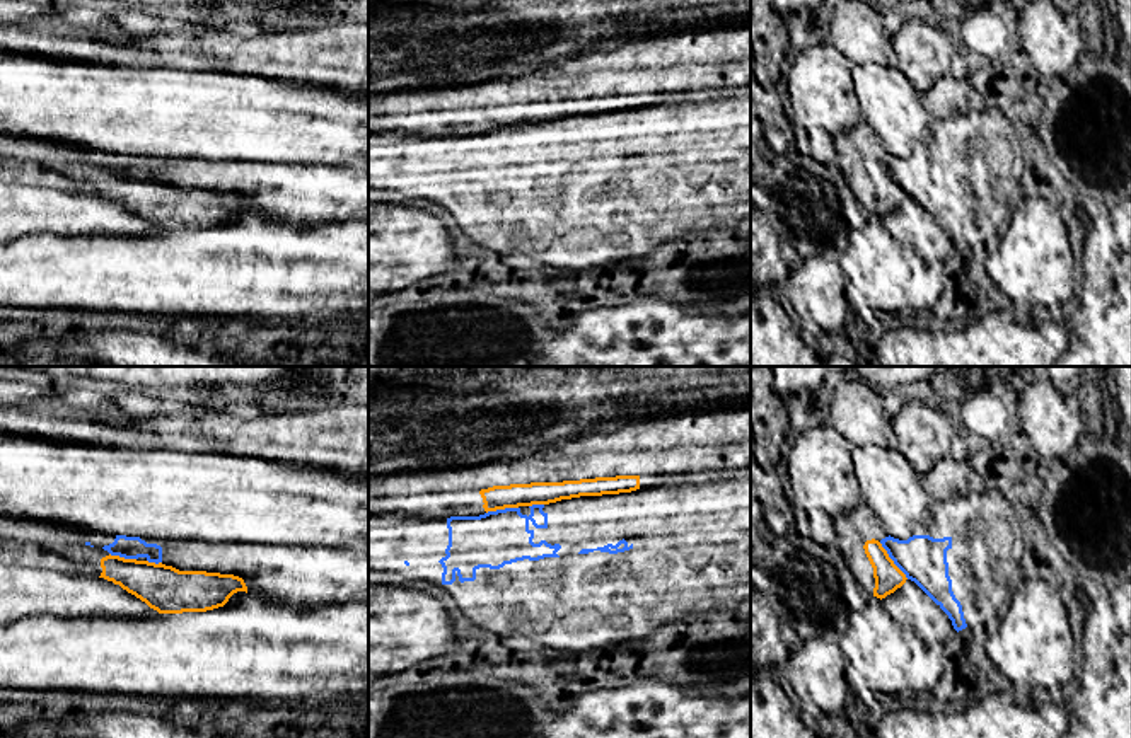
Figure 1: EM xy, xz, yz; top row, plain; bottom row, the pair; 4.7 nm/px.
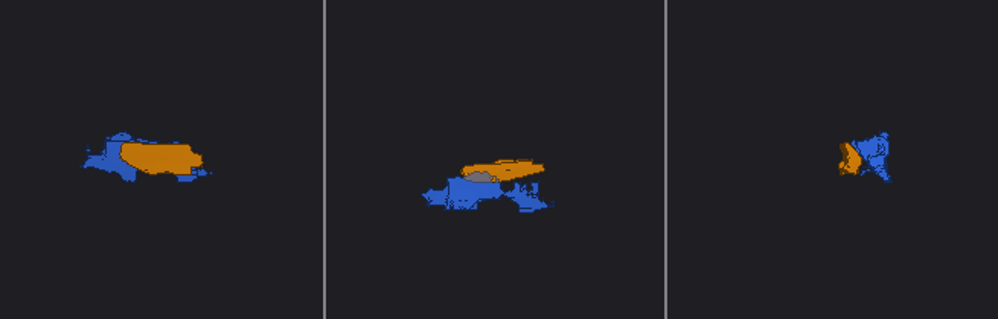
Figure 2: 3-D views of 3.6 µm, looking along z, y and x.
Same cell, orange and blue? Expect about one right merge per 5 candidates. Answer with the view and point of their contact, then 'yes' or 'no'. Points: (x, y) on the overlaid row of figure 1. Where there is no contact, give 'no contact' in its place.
yz (893, 561) | no

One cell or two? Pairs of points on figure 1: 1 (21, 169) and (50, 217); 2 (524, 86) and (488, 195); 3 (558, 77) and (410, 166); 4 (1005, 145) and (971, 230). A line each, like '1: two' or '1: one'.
1: two
2: two
3: two
4: one

